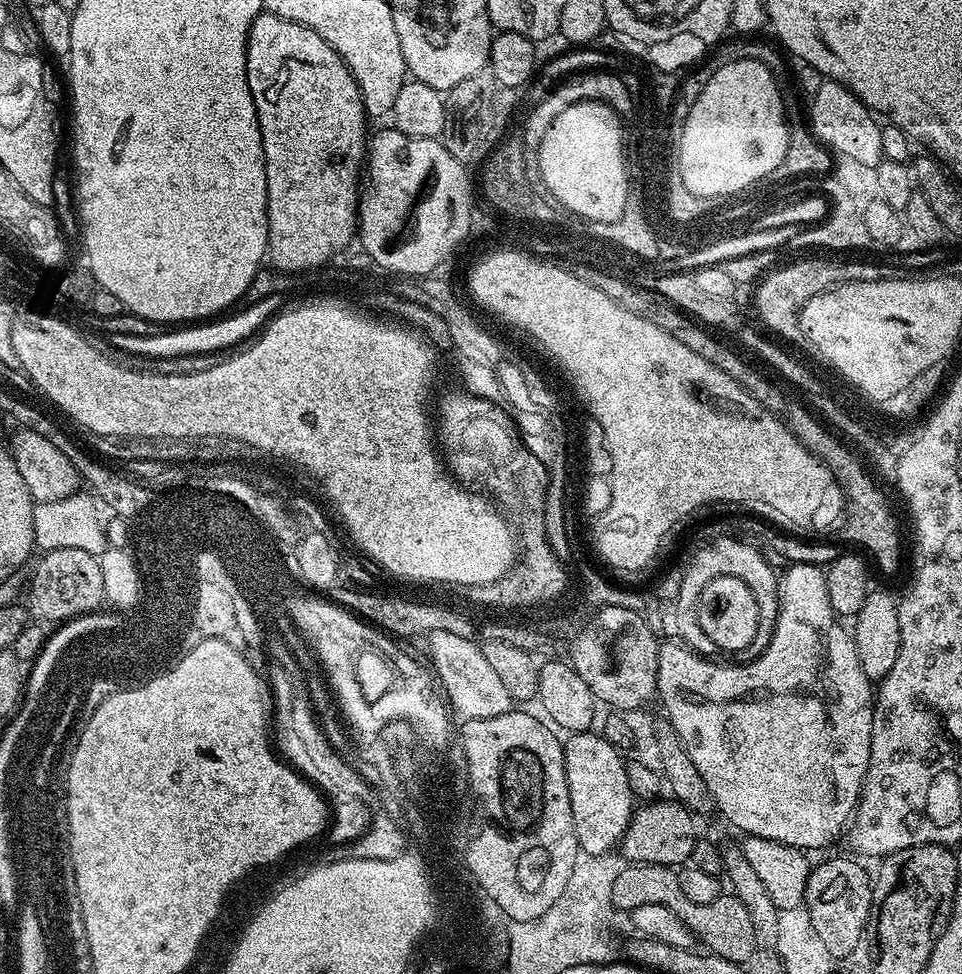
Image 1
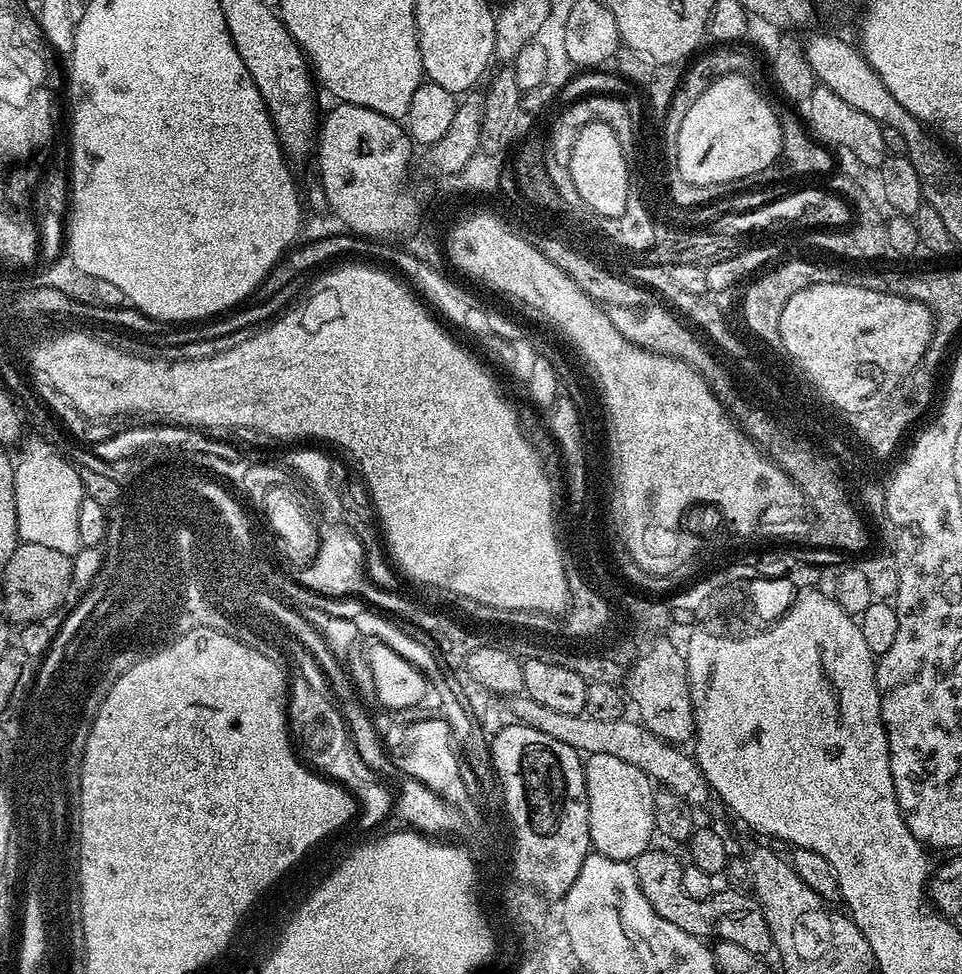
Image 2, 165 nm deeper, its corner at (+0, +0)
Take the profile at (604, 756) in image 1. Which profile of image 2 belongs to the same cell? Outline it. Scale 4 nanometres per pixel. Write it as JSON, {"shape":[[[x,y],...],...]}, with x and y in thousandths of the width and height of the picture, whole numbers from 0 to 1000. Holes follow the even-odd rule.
{"shape":[[[614,774],[607,780],[609,819],[613,832],[613,860],[615,871],[630,881],[660,883],[679,870],[681,848],[680,803],[663,786],[647,782],[634,774]]]}

